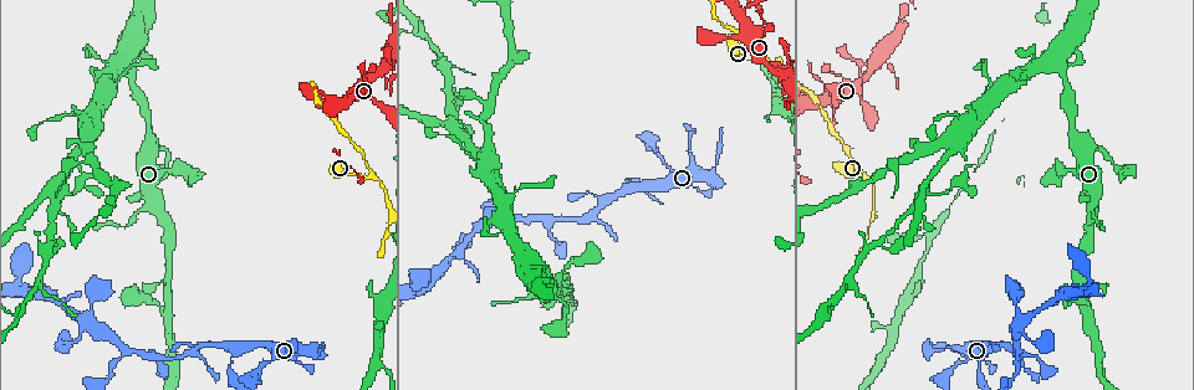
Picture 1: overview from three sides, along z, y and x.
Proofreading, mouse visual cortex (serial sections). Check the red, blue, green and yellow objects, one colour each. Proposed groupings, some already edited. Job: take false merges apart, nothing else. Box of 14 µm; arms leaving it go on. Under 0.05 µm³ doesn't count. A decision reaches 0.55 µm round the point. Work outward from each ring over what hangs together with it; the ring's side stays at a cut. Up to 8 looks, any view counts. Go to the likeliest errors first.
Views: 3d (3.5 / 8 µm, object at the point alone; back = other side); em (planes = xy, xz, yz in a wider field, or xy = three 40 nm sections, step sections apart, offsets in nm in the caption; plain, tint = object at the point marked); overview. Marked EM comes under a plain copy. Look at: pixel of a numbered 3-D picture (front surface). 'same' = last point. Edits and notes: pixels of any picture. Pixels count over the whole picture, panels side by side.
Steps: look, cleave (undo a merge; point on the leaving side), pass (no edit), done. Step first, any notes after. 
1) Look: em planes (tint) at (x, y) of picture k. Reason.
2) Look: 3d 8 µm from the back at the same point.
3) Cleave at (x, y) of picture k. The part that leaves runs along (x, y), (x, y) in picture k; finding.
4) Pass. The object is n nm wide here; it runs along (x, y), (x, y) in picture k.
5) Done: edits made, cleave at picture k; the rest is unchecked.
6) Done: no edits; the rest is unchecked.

Look: 3d 3.5 µm at (55, 188) of picture 1. Branch point.

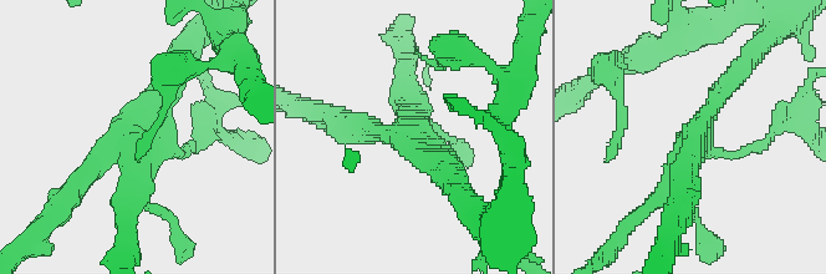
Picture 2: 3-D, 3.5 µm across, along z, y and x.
Look: em planes (tint) at (691, 136) of picture 2. 3 arms meet here; the arms are 250, 250, 250 nm wide.

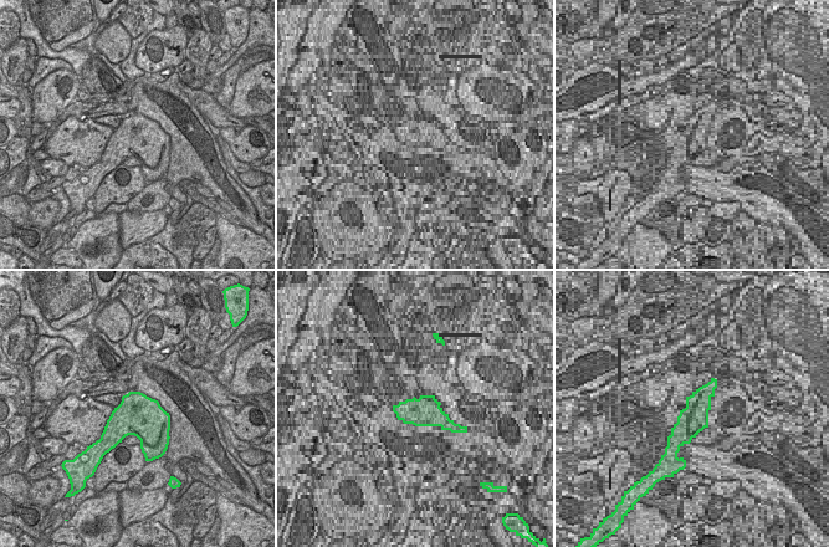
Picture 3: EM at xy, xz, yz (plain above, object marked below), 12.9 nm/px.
Pass. It runs along (735, 76), (652, 203) in picture 2; continuous, no second cell.

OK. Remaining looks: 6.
Look: 3d 3.5 µm at (366, 176) of picture 1. Three arms meet.

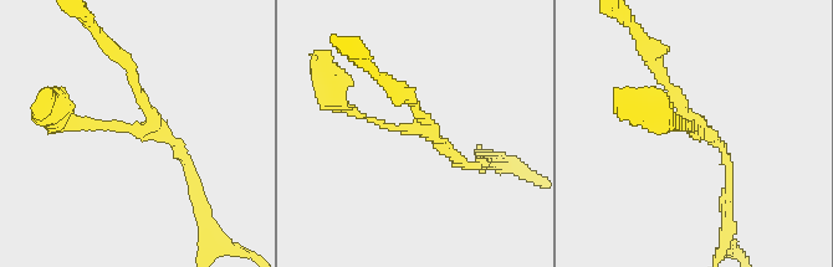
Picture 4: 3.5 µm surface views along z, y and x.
Look: em xy step 5 (tint) at (688, 127) of picture 4.

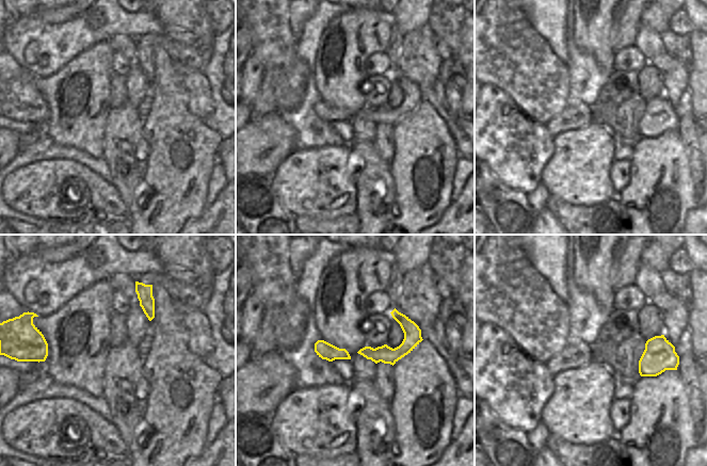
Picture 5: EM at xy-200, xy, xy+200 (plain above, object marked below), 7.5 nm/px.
Pass. 3 arms meet here; the arms are 100, 150, 150 nm wide; it runs along (64, 114), (141, 129), (148, 111), (129, 65) in picture 4; all the same cell.

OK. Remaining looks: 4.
Look: 3d 8 µm at (730, 36) of picture 1. Narrows sharply.

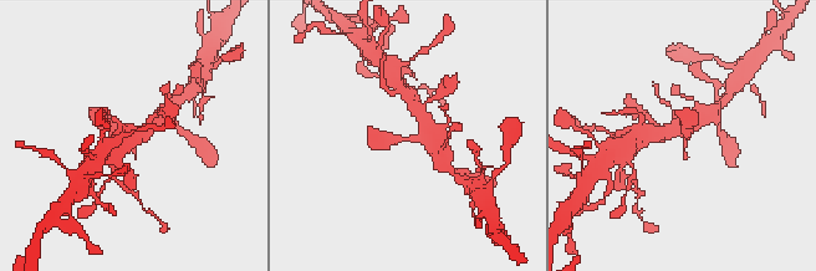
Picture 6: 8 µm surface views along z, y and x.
Look: 3d 3.5 µm from the back at (686, 135) of picture 6.

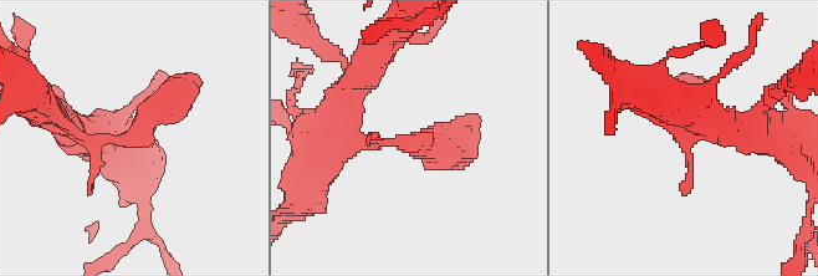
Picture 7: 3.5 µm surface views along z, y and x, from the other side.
Look: em xy step 1 (tint) at (110, 140) of picture 7.

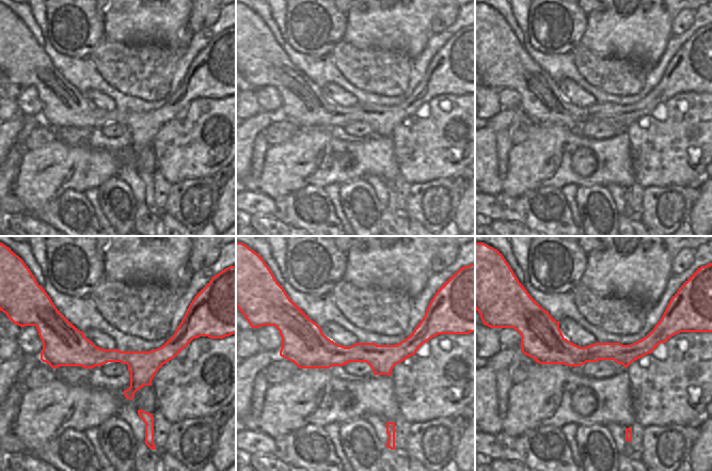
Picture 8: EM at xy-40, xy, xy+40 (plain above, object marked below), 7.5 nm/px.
Pass. It runs along (46, 112), (122, 142), (175, 96) in picture 7; continuous, no second cell.

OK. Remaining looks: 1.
Done: no edits; the rest is unchecked.

